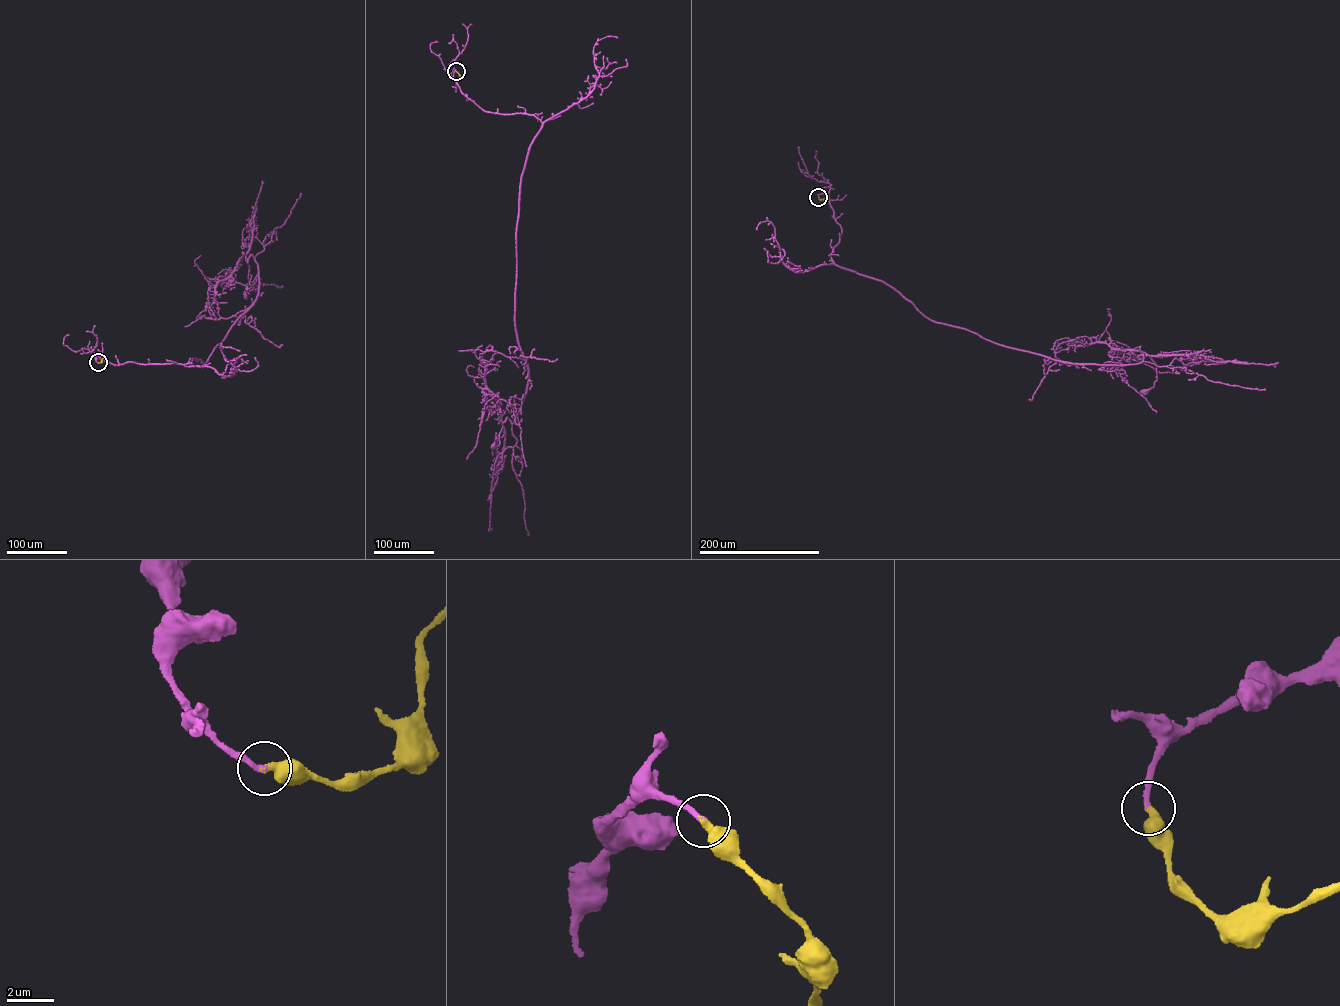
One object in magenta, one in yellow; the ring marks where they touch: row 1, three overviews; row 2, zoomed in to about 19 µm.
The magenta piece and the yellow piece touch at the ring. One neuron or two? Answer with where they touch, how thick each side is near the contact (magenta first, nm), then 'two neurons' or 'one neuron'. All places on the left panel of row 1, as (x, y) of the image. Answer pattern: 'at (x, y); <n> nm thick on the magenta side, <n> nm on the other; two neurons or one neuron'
at (98, 362); 220 nm thick on the magenta side, 480 nm on the other; one neuron

